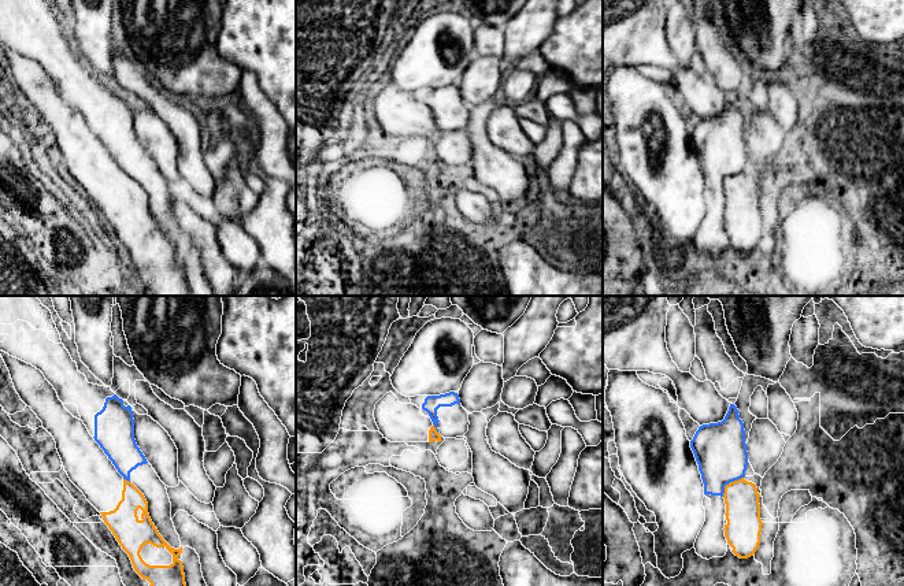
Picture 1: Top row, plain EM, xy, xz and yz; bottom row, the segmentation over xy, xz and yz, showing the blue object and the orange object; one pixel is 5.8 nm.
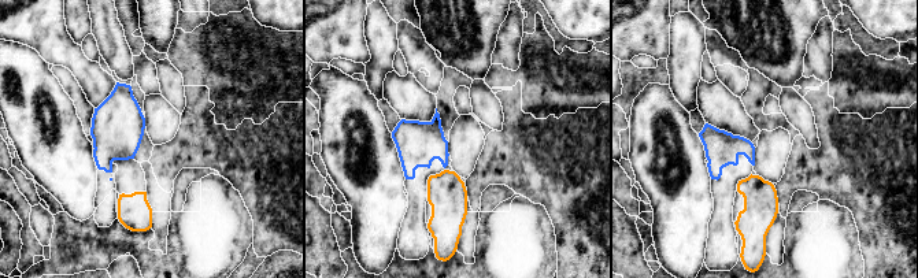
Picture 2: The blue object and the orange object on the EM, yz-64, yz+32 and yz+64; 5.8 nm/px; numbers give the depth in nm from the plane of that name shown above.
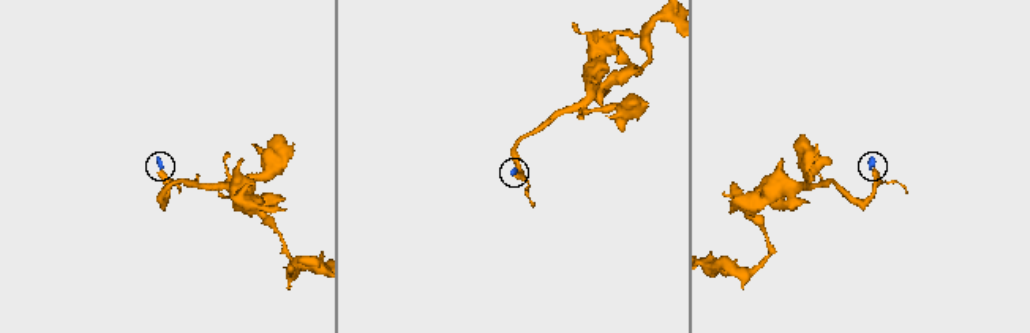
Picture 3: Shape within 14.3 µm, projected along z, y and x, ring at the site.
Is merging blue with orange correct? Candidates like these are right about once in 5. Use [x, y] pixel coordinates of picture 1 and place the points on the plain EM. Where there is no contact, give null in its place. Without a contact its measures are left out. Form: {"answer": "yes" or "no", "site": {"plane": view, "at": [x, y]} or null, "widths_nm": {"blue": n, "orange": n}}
{"answer": "no", "site": {"plane": "yz", "at": [729, 175]}, "widths_nm": {"blue": 300, "orange": 200}}

